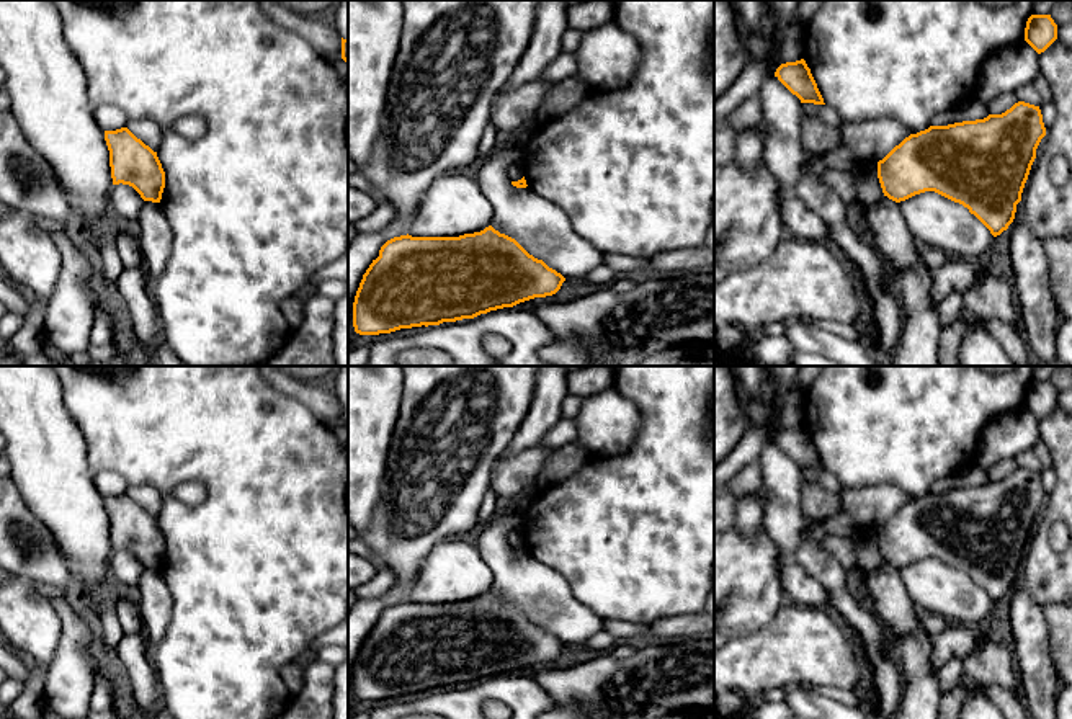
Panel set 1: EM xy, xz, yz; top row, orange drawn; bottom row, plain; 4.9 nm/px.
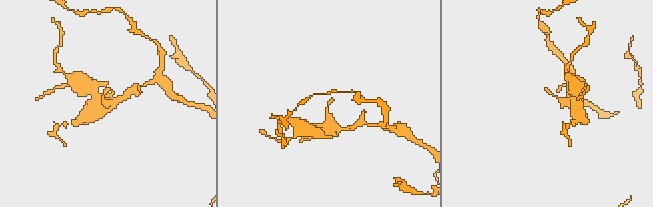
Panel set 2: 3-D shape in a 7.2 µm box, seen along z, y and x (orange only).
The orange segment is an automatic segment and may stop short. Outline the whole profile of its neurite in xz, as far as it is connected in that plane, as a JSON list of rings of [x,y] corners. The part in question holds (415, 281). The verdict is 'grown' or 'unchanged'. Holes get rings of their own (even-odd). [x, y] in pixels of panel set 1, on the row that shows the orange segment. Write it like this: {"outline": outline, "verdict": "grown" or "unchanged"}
{"outline": [[[492,226],[459,237],[387,240],[355,296],[360,335],[440,325],[556,294],[565,278]]], "verdict": "unchanged"}

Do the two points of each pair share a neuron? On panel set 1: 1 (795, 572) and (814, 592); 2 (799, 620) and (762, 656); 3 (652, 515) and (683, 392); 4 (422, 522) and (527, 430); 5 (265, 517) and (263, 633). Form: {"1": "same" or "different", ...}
{"1": "same", "2": "same", "3": "same", "4": "different", "5": "same"}

